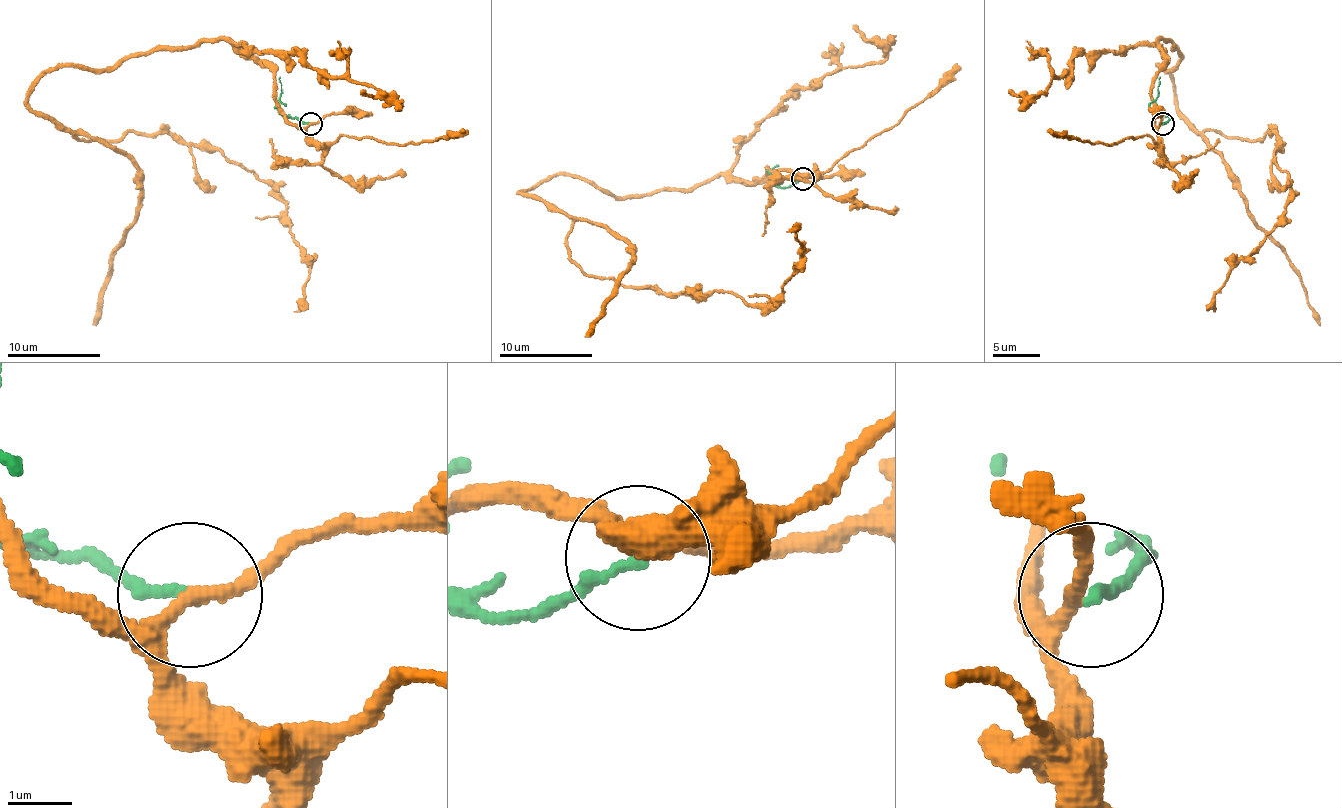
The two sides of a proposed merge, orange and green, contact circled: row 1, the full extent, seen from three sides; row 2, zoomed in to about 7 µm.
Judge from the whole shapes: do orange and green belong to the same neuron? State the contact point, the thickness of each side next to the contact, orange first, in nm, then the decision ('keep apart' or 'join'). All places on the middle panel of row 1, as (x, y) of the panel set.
place (803, 179); calibres 200 and 190 nm; keep apart

